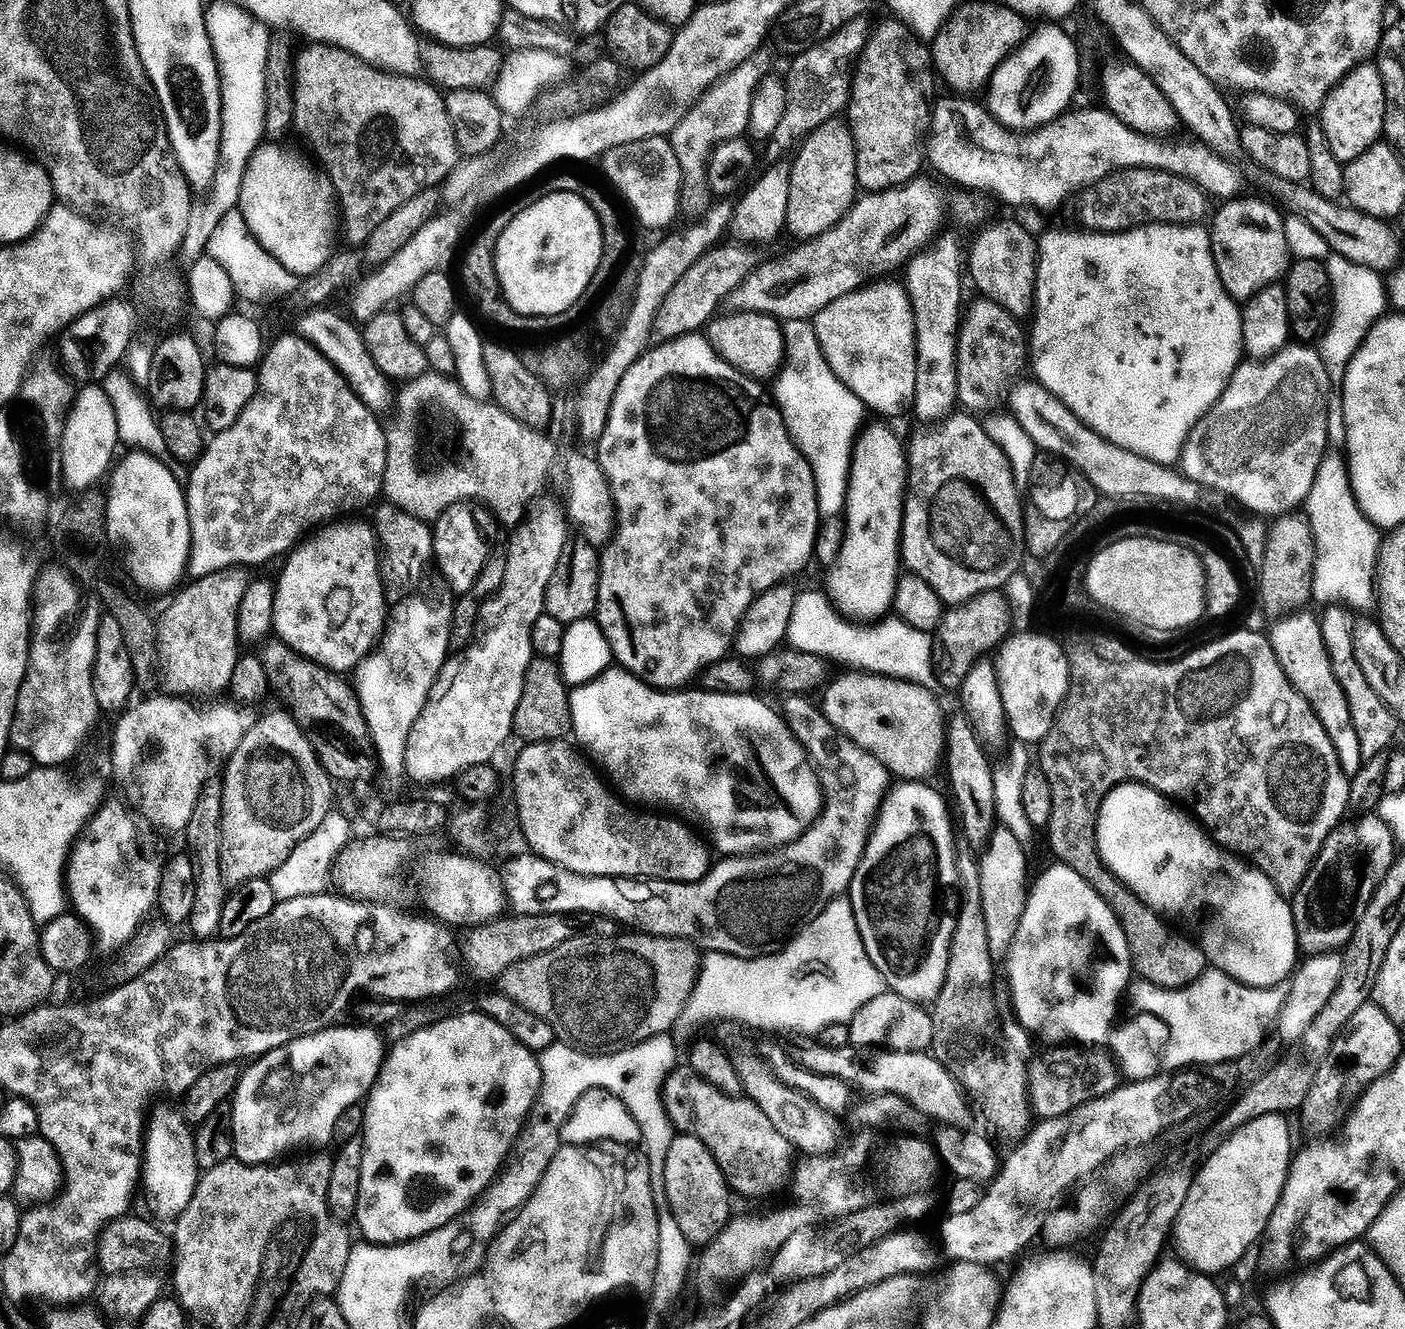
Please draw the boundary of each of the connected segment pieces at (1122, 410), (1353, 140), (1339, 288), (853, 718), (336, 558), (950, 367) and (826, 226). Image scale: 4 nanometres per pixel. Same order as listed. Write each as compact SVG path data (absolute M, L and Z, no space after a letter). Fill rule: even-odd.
M1161 222L1127 232L1048 232L1038 240L1035 309L1030 320L1030 368L1036 371L1035 379L1113 449L1123 449L1128 454L1133 452L1133 457L1169 466L1179 461L1192 427L1220 401L1228 380L1242 363L1244 346L1241 305L1233 300L1219 280L1209 233L1204 228L1196 227L1200 226L1177 226Z
M1372 62L1360 64L1328 93L1320 109L1318 124L1337 161L1341 164L1352 163L1381 139L1384 106L1380 69Z
M1335 254L1326 260L1328 283L1332 286L1332 315L1330 323L1323 333L1324 352L1322 351L1322 368L1326 373L1343 381L1344 369L1347 368L1352 355L1360 348L1364 337L1372 331L1372 325L1389 311L1388 289L1383 275L1366 266L1358 266L1346 258Z
M850 674L854 676L840 676L831 681L823 689L822 694L824 694L824 704L822 703L822 711L827 720L827 723L837 728L835 730L841 737L852 740L856 743L862 750L868 751L870 754L874 756L874 758L878 759L878 761L885 764L888 768L889 772L897 781L900 782L924 782L929 778L928 775L931 774L932 771L935 770L936 767L941 767L942 757L946 752L946 723L944 724L944 712L940 709L940 704L935 700L933 693L929 691L927 688L923 688L922 686L918 686L917 684L912 684L909 680L893 680L887 676L874 676L871 674Z
M346 520L336 522L319 529L307 542L303 541L287 555L286 564L282 568L275 583L274 612L272 614L273 633L277 639L306 659L335 673L345 675L355 671L362 661L358 648L360 627L366 618L373 617L374 605L372 596L378 596L384 589L384 582L379 571L379 557L375 554L378 542L371 527L354 524Z
M944 240L937 248L934 247L912 256L906 264L906 287L916 323L916 385L910 408L916 411L924 426L935 425L945 416L953 415L962 391L956 378L958 334L952 331L952 324L959 328L962 323L960 259L965 259L966 252L952 240Z
M833 119L813 130L799 145L796 161L791 161L786 232L803 242L830 231L858 199L856 183L856 141L847 123Z

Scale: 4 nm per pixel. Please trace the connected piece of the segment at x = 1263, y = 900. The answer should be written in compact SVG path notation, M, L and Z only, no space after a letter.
M1117 783L1105 795L1096 817L1094 835L1100 859L1141 904L1161 917L1172 921L1196 920L1200 916L1198 943L1213 969L1220 969L1251 988L1275 989L1285 979L1284 984L1296 972L1296 952L1301 951L1291 903L1259 868L1235 852L1221 848L1185 809L1184 813L1180 808L1183 807L1149 788L1147 783Z

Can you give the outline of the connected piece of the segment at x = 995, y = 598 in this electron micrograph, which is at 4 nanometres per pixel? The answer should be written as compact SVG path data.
M1000 590L983 592L981 596L975 596L964 604L949 607L934 633L932 659L939 675L945 681L963 680L977 661L988 656L987 652L991 648L996 650L1003 645L1009 635L1008 627L1012 624L1012 613L1014 613L1013 606L1009 604L1005 593Z

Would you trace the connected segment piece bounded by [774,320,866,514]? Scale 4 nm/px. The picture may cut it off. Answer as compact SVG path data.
M789 320L784 330L784 367L778 373L775 403L792 441L812 467L816 499L823 513L843 513L848 499L848 478L852 475L852 450L865 427L863 402L830 370L820 349L816 329L807 320Z

